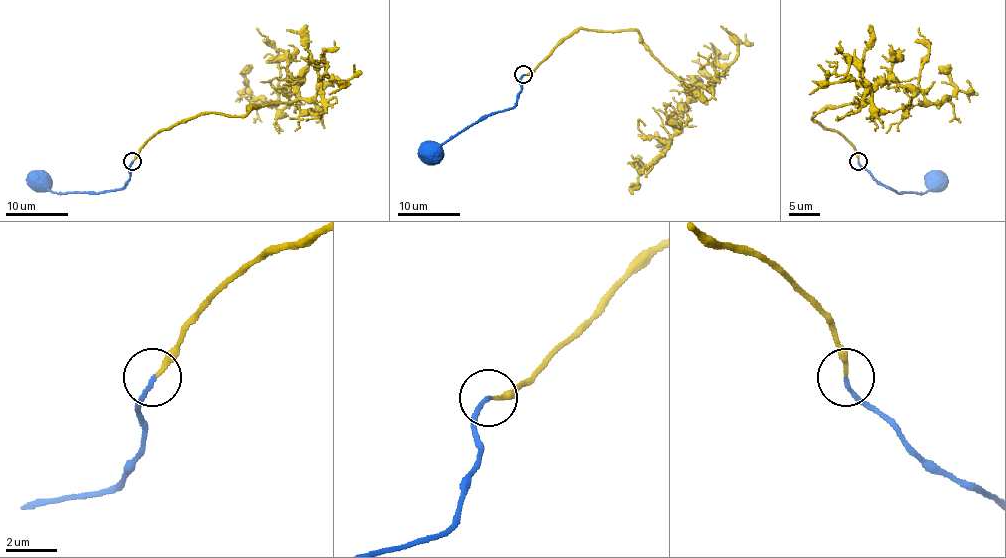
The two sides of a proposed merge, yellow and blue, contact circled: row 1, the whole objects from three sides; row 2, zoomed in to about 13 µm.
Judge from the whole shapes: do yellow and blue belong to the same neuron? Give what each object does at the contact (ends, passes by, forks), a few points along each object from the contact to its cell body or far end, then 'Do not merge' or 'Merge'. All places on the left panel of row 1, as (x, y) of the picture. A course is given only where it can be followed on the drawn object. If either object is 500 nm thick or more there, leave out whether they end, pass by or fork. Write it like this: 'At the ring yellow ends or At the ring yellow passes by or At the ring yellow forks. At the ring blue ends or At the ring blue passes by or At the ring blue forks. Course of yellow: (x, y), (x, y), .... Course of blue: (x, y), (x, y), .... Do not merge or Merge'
At the ring yellow ends. At the ring blue ends. Course of yellow: (132, 161), (156, 133), (188, 118), (285, 104), (291, 80), (263, 102), (246, 66). Course of blue: (132, 161), (129, 178), (120, 189), (51, 192), (39, 189), (37, 182). Merge

